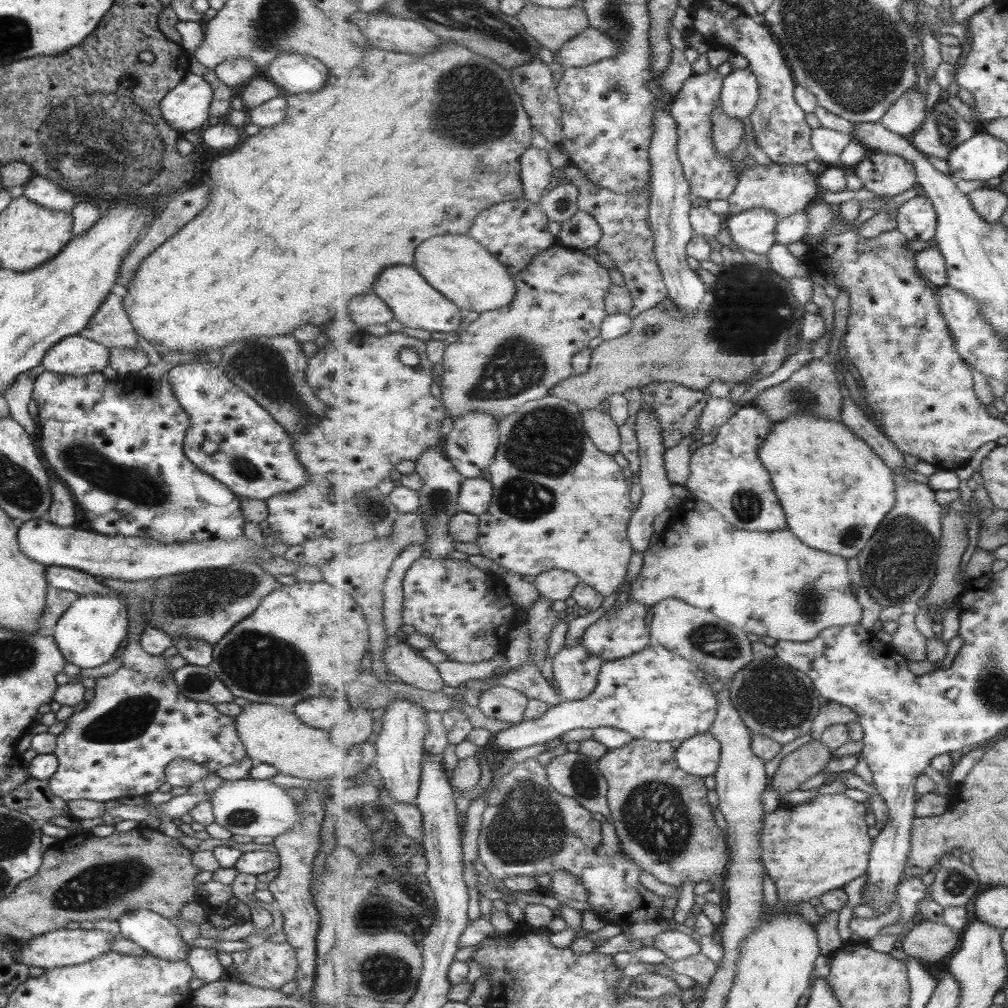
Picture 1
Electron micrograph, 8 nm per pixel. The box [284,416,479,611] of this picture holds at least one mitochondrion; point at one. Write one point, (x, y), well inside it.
(440, 502)

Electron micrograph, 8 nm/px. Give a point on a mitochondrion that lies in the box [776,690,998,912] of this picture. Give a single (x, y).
(956, 883)

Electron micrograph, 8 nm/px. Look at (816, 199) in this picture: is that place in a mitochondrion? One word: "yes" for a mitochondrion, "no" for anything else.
no

